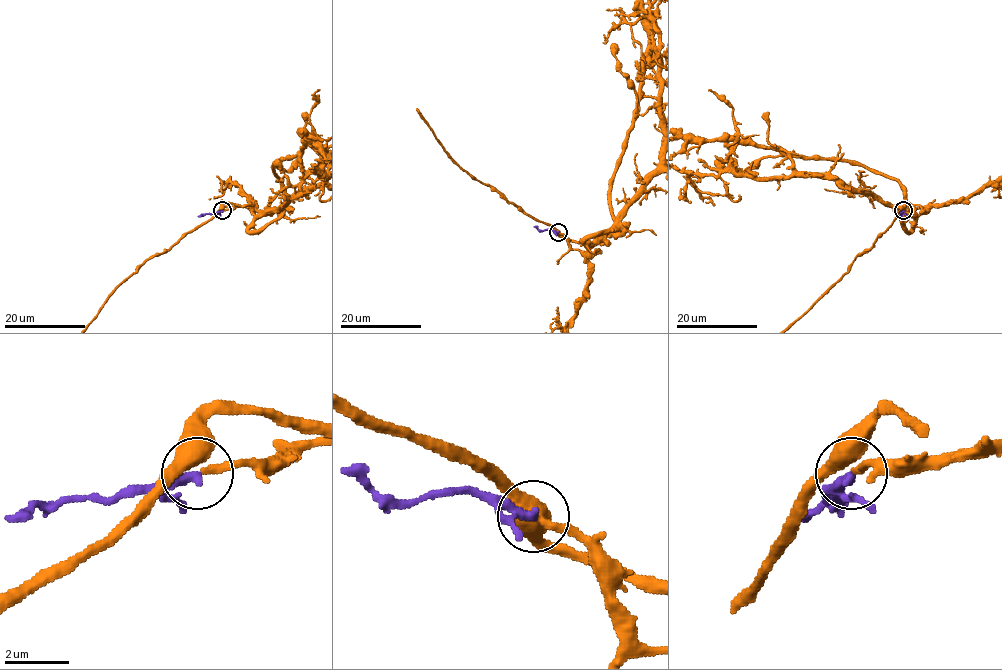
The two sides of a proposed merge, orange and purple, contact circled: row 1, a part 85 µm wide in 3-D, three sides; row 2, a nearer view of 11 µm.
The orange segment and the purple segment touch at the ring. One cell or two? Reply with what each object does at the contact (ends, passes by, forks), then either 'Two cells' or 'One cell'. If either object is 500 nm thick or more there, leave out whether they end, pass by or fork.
At the ring orange forks. At the ring purple ends. One cell

